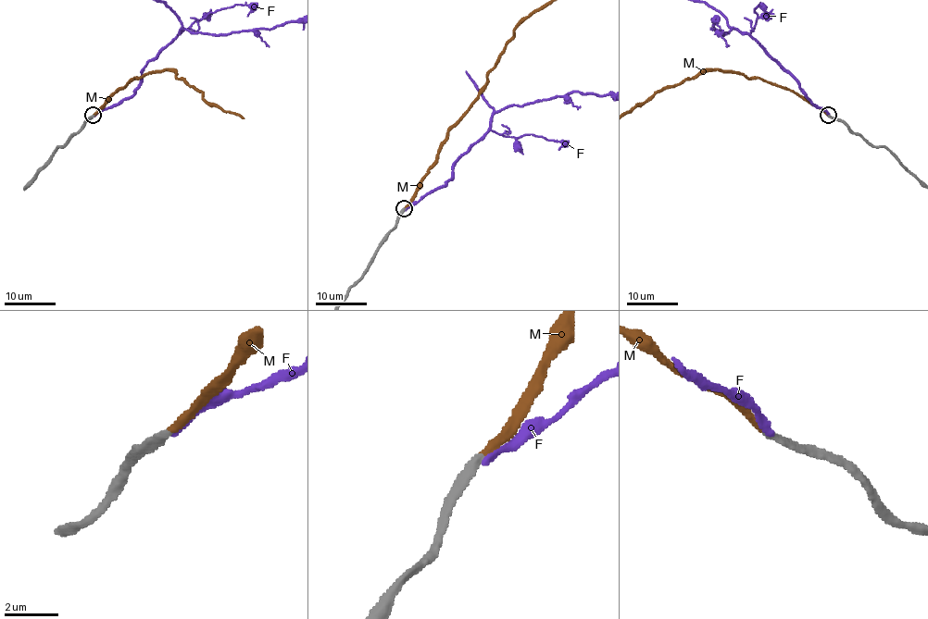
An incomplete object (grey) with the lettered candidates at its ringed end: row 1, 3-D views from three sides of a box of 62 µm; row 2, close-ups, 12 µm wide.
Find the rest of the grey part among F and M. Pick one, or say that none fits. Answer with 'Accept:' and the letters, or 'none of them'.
Accept: M

